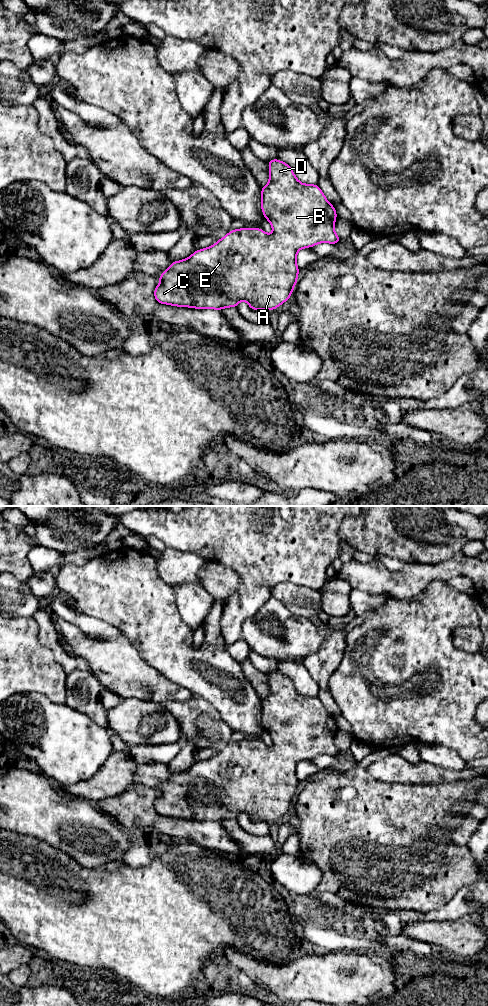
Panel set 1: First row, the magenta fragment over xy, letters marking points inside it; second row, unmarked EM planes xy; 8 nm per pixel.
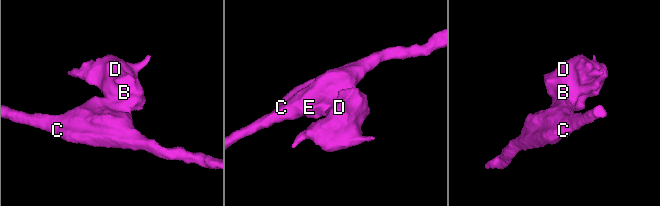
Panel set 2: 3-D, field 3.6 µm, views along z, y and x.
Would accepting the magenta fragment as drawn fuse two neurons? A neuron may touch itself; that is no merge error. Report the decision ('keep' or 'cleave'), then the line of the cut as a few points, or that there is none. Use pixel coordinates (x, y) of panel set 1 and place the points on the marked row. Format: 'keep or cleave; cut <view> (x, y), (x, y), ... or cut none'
keep; cut none

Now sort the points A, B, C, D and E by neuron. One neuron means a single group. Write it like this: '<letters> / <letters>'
A B C D E

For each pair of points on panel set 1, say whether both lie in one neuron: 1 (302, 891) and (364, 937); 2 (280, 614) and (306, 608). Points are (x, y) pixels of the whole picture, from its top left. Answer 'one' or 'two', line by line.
1: one
2: two

